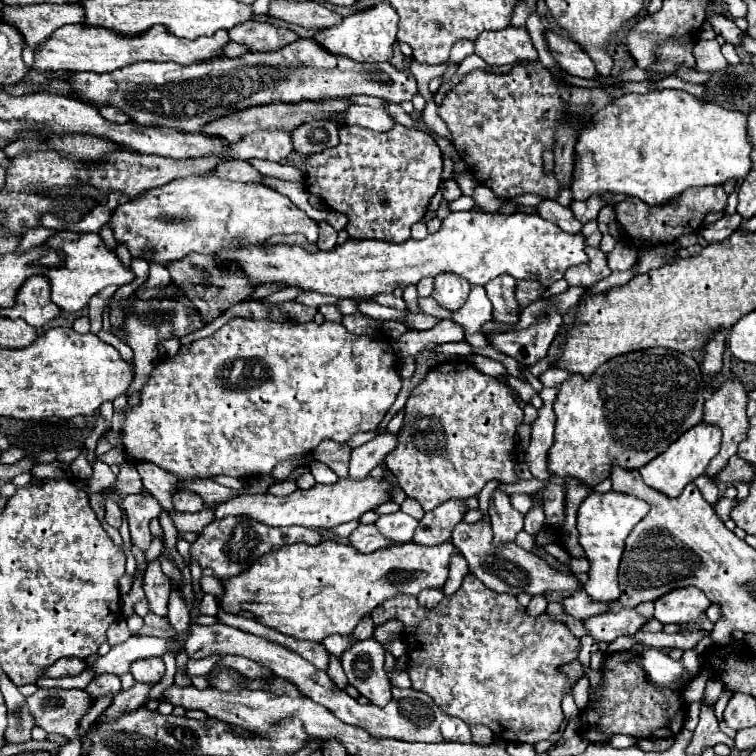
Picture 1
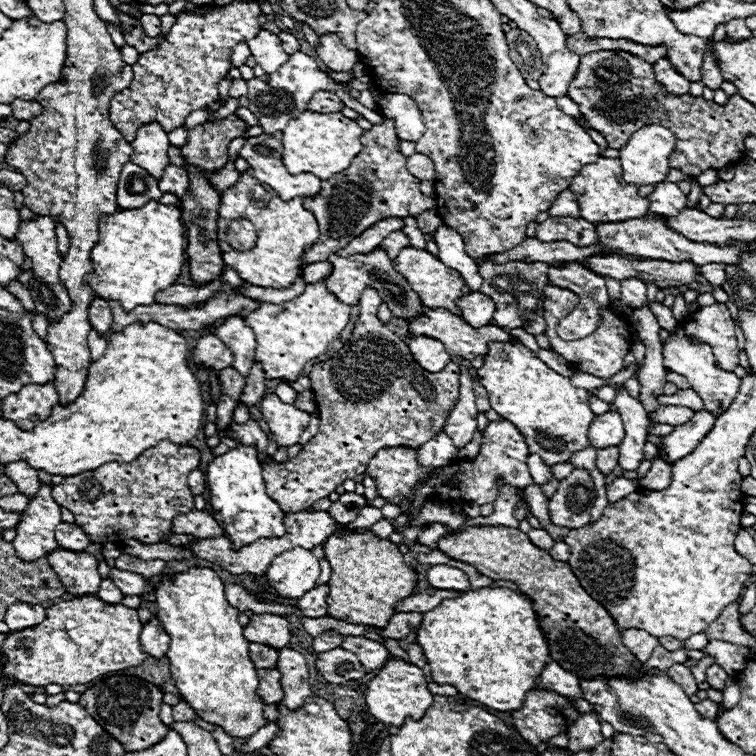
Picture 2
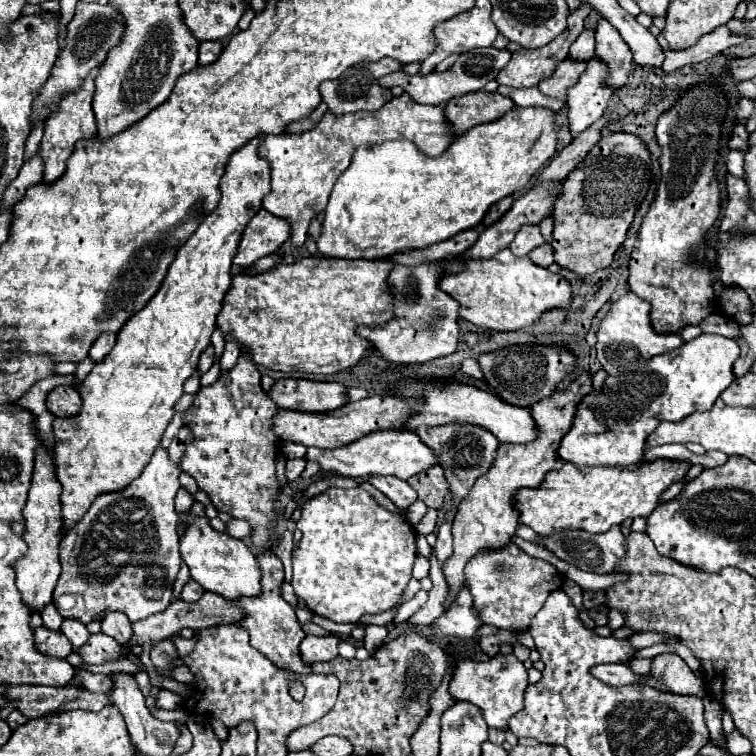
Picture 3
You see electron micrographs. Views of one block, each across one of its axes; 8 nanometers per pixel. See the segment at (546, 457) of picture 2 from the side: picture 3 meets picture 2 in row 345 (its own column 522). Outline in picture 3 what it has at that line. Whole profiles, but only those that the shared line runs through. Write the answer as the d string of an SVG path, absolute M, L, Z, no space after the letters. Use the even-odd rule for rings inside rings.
M658 458L642 460L636 468L576 468L564 464L558 470L550 470L538 488L522 488L516 494L516 508L520 510L520 522L530 526L536 534L550 536L564 528L582 528L588 532L606 532L614 524L622 524L628 518L648 518L660 504L664 490L682 482L690 470L690 462Z

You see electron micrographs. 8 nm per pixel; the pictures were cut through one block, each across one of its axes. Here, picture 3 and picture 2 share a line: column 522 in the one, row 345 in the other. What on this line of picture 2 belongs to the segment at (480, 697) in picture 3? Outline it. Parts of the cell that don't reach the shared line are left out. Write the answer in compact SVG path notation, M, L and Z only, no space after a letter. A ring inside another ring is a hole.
M680 328L678 334L672 334L666 344L664 344L664 366L668 366L670 370L674 370L676 374L680 376L686 376L692 390L704 400L704 408L708 412L712 412L716 418L728 410L728 406L732 404L738 388L740 388L740 378L734 374L734 372L726 372L726 370L720 370L716 364L714 364L714 356L712 356L712 350L708 346L694 346L688 342L684 330Z

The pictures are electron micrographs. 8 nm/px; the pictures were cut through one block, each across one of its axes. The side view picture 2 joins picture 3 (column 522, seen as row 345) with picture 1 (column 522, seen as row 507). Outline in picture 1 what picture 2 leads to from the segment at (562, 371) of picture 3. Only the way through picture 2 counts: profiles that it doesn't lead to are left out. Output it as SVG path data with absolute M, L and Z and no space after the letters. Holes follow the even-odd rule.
M518 280L516 290L514 290L516 304L520 306L520 310L524 310L524 306L530 306L532 302L540 300L546 290L548 288L544 284L540 284L538 280Z

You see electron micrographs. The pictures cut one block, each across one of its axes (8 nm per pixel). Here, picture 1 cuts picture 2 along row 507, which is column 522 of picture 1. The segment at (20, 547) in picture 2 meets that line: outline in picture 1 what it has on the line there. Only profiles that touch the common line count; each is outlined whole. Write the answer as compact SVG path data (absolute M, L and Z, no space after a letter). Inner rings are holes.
M504 28L502 32L482 32L474 42L478 54L490 66L504 66L516 60L538 60L538 52L526 28Z

